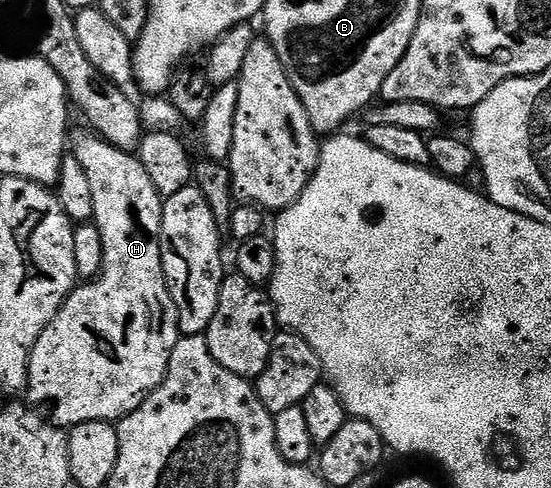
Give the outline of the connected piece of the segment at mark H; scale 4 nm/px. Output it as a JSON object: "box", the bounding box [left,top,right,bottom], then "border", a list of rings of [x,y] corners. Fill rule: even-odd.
{"box":[27,133,179,429],"border":[[[96,133],[88,134],[79,136],[74,143],[72,140],[71,154],[79,161],[79,165],[83,165],[83,170],[87,172],[87,178],[91,184],[91,193],[95,193],[95,213],[92,222],[97,224],[99,233],[103,237],[103,265],[96,279],[82,282],[74,287],[73,292],[65,298],[65,304],[59,309],[59,313],[53,318],[51,325],[47,325],[47,329],[43,329],[39,341],[35,341],[35,349],[31,349],[31,361],[29,362],[27,396],[29,395],[30,400],[28,399],[28,402],[30,404],[53,403],[52,422],[62,429],[72,429],[87,421],[119,421],[123,416],[130,415],[135,409],[139,409],[142,401],[165,380],[165,374],[171,361],[171,353],[179,338],[177,310],[173,304],[169,287],[165,283],[165,274],[161,264],[161,209],[163,200],[158,195],[155,185],[151,185],[151,177],[147,177],[147,169],[143,169],[141,160],[137,158],[136,154],[120,151],[115,145],[111,145]]]}

